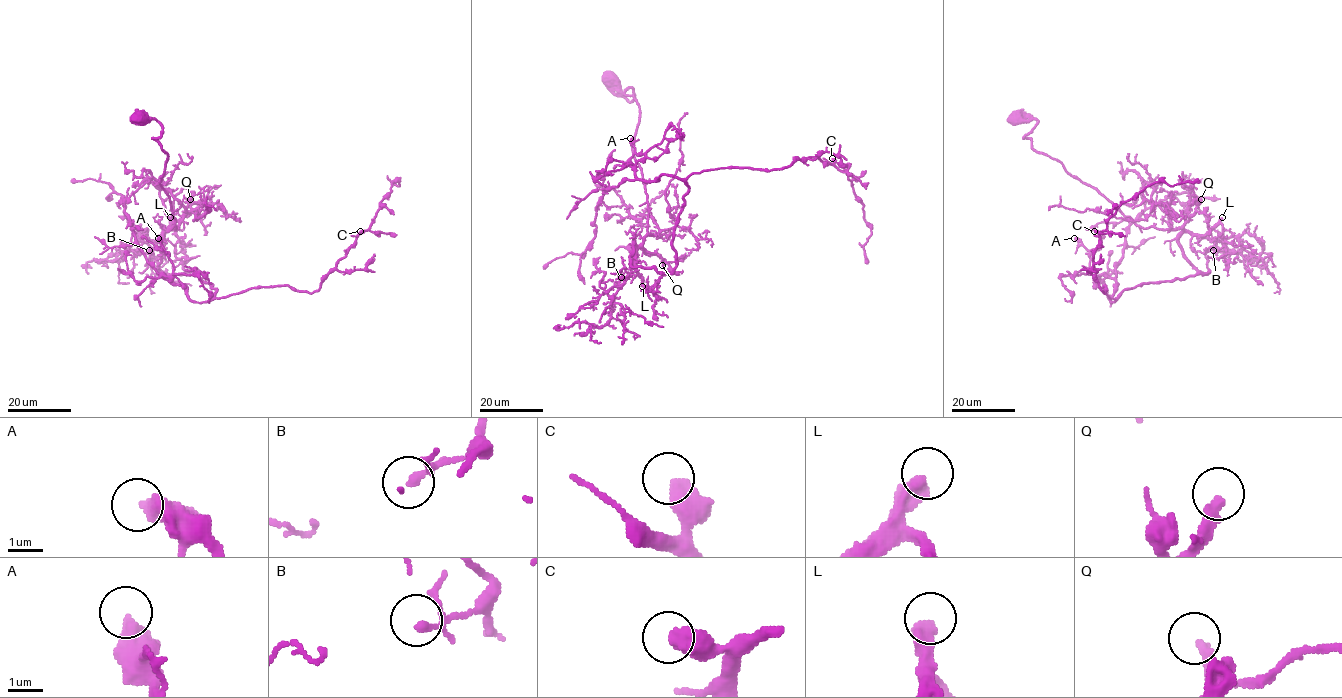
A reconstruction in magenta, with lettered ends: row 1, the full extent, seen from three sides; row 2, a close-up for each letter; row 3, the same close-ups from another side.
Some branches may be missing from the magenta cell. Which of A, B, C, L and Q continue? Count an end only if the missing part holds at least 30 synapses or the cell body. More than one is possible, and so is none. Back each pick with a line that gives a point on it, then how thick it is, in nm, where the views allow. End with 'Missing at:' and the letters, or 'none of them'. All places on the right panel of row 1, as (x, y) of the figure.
L: Place: (1222, 217). Thickness 480 nm
Missing at: L

